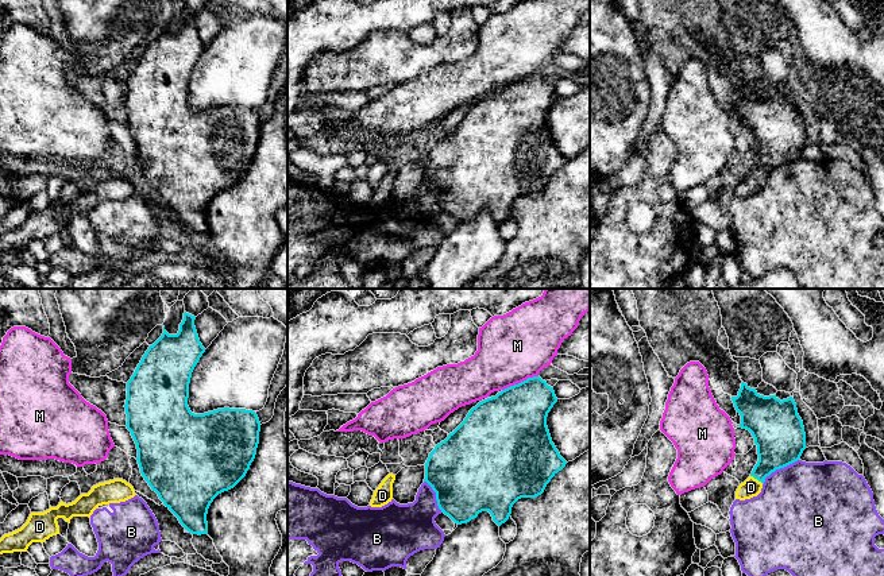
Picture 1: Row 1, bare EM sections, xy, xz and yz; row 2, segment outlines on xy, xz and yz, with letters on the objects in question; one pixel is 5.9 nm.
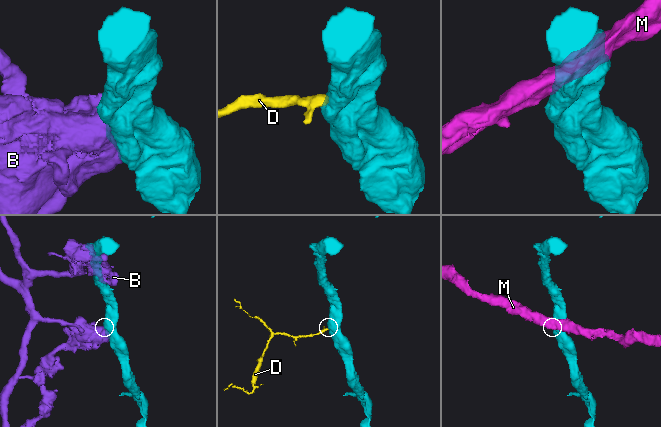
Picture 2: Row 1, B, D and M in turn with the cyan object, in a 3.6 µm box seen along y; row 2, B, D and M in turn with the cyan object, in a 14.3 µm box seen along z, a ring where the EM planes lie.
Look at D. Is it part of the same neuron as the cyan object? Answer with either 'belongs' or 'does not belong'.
belongs

